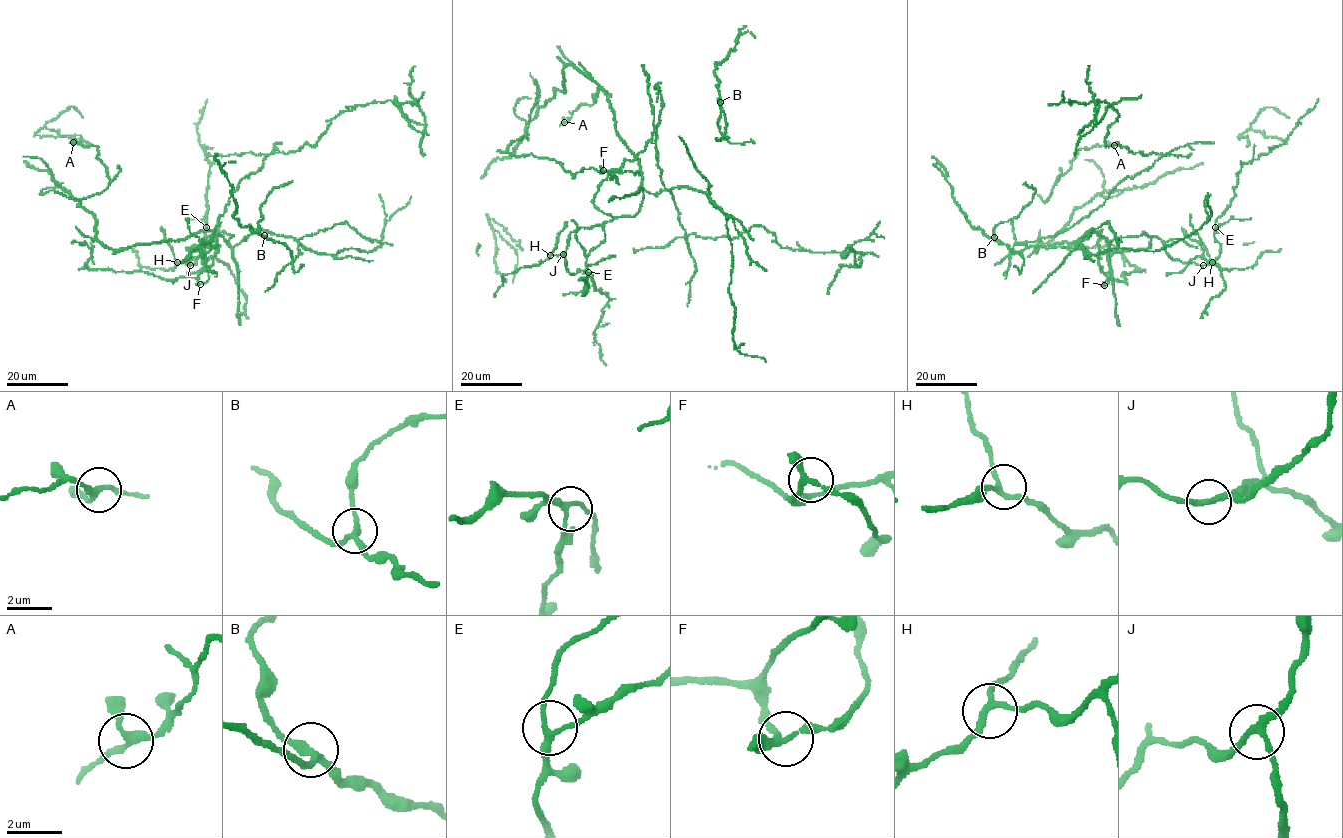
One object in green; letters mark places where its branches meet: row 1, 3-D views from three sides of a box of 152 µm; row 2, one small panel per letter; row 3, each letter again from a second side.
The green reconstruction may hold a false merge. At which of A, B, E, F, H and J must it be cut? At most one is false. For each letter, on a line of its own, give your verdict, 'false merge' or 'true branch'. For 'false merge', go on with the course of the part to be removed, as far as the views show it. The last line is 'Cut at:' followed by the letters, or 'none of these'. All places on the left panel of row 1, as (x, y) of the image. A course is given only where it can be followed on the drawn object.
A: true branch
B: true branch
E: true branch
F: false merge; course (200, 284), (209, 278), (203, 264), (205, 242)
H: true branch
J: true branch
Cut at: F

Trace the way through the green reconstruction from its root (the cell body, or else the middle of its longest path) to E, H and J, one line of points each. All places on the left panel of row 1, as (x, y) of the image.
E: (188, 250), (205, 244), (210, 235), (206, 237), (199, 255), (186, 262), (196, 264), (206, 227)
H: (188, 250), (205, 244), (210, 235), (206, 237), (199, 255), (187, 260), (191, 265), (177, 262)
J: (188, 250), (205, 244), (210, 235), (206, 237), (199, 255), (187, 260), (190, 265)

